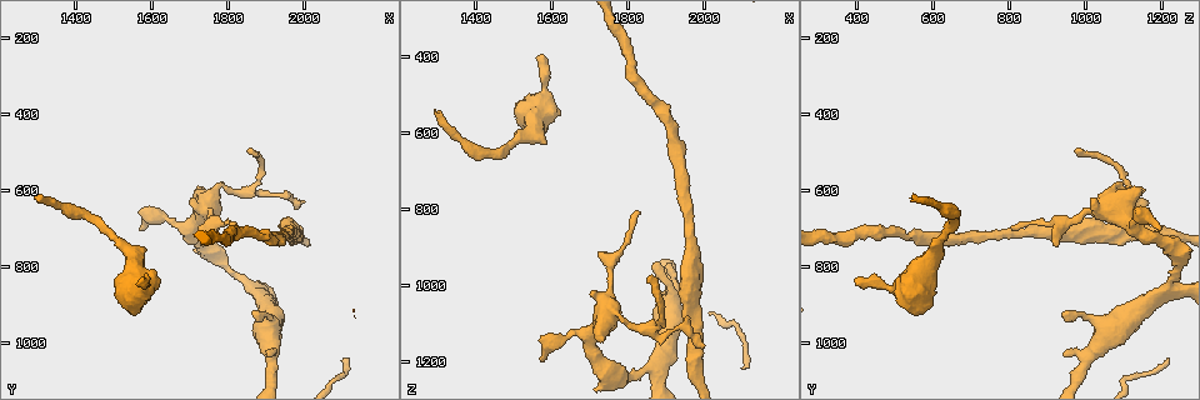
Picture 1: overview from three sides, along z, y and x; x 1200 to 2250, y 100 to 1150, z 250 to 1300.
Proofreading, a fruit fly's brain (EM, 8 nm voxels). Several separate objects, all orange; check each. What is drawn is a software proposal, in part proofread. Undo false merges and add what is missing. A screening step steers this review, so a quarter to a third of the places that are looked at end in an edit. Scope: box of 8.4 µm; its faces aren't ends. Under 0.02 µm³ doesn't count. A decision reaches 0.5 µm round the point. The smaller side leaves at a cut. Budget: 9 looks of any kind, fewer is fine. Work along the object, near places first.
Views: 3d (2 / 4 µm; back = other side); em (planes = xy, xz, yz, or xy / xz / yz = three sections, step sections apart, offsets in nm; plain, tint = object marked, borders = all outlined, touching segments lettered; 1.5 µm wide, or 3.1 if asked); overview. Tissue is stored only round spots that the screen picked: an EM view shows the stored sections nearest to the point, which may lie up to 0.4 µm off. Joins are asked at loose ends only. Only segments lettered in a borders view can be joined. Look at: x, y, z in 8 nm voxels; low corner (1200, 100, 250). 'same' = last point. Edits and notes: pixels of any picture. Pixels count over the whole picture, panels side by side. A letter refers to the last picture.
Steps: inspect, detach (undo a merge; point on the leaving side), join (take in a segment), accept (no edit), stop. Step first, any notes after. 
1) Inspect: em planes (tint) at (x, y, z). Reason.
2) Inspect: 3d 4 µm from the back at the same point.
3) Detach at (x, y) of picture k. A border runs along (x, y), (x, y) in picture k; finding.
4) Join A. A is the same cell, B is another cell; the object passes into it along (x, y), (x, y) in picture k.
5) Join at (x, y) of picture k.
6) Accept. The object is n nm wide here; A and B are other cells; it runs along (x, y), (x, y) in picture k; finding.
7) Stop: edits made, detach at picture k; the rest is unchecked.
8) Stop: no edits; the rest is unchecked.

Inspect: 3d 2 µm at (1295, 620, 545). An open end.

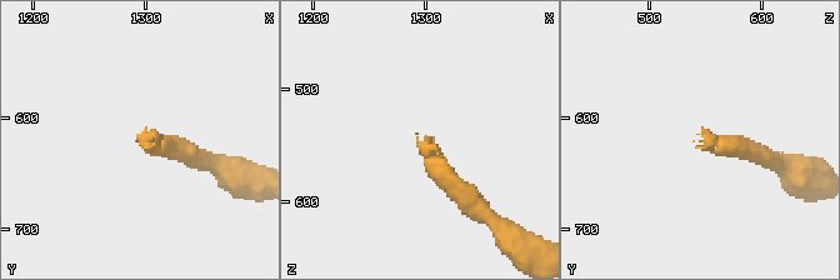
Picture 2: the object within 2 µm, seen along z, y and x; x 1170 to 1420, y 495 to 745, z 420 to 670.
Inspect: em planes (tint) at (1298, 614, 548).

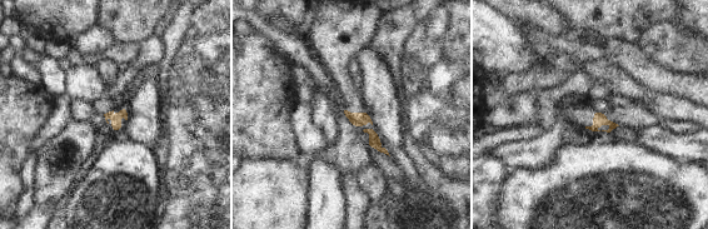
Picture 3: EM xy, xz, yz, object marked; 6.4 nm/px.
Inspect: em planes (borders) at the same point. See the neighbours.

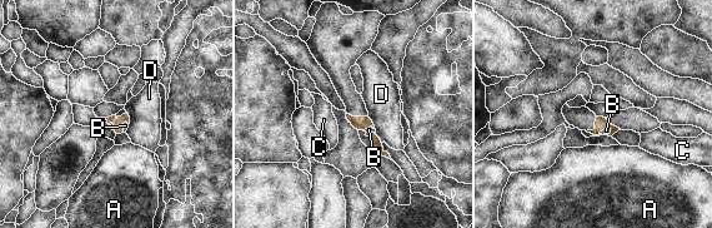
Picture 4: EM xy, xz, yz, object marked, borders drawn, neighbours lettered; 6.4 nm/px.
Join B. The object is 100 nm wide here; the longest contact is with D, 200 nm; B is the same cell, A, C and D are other cells; it goes on there.

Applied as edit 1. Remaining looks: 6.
Inspect: overview.

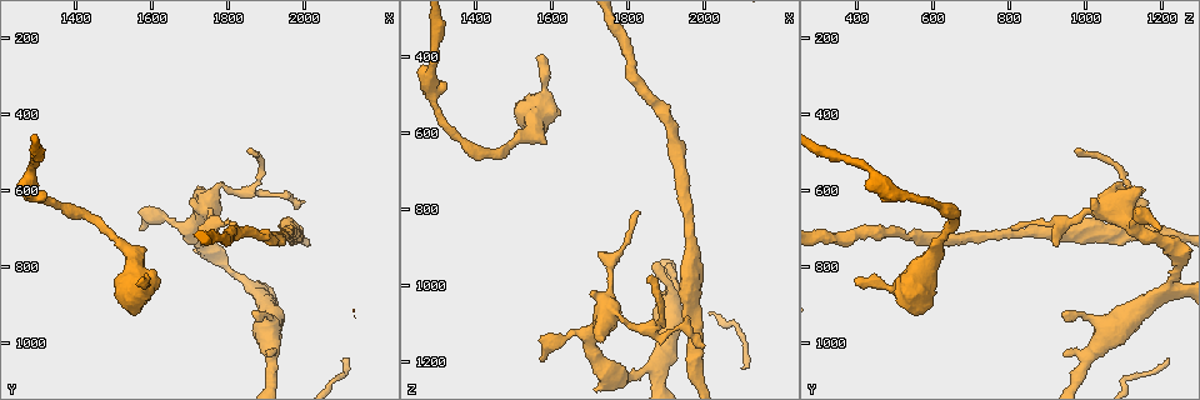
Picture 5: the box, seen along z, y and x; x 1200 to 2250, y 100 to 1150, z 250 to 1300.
Inspect: 3d 4 µm at (1745, 645, 1050). Three arms meet.

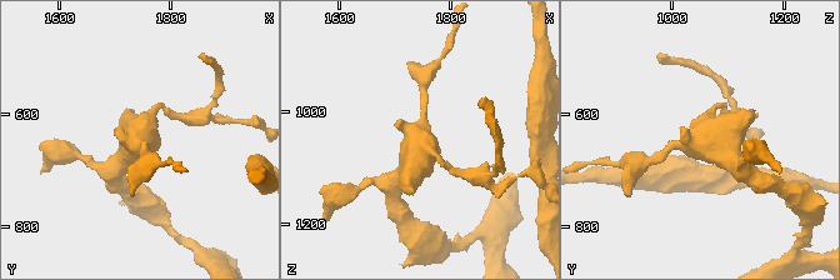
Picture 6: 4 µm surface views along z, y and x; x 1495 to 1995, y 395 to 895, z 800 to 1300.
Inspect: em planes (borders) at (1740, 650, 1050). Need the tissue.

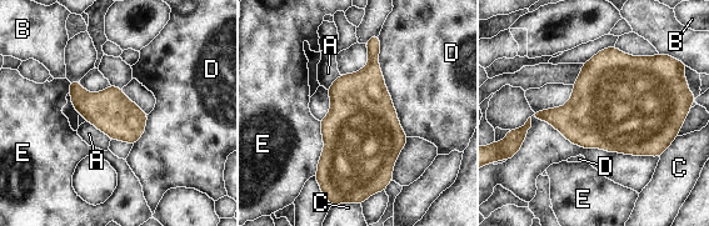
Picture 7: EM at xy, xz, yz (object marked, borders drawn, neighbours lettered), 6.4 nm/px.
Accept. The object is 500 nm wide here; A, B, C, D and E are other cells; a border runs along (85, 120), (103, 131), (110, 140) in picture 7; all the same cell.

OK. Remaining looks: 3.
Inspect: 3d 4 µm at (1910, 1045, 1005). Thick turns thin.

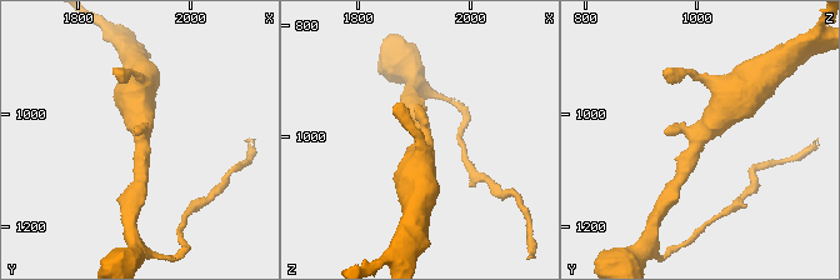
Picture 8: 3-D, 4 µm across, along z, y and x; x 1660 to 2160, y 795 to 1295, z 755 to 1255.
Inspect: em planes (plain) at (1910, 1040, 1010). Shape alone is not enough.

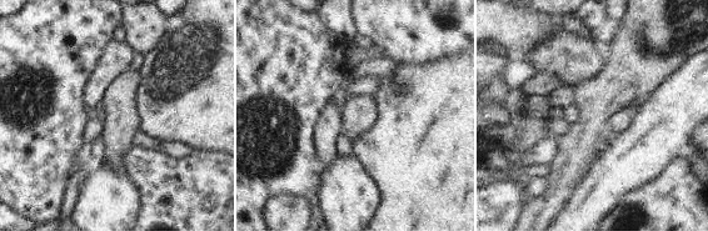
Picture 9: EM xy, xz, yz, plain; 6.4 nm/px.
Inspect: em planes (borders) at the same point. See the neighbours.

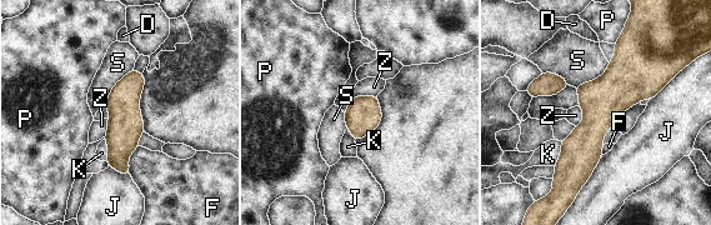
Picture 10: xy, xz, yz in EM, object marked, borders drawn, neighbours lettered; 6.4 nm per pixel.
Accept. D, F, J, K, P, S and Z are other cells; it runs along (135, 74), (124, 98), (126, 171) in picture 10; continuous, no second cell.

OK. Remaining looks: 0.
Stop: edits made, join at picture 4; the rest is unchecked.

